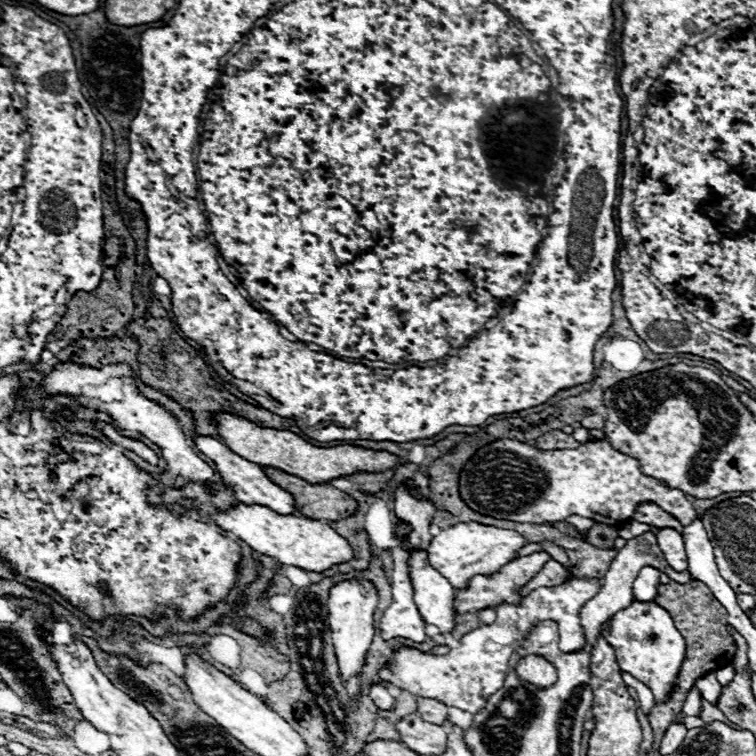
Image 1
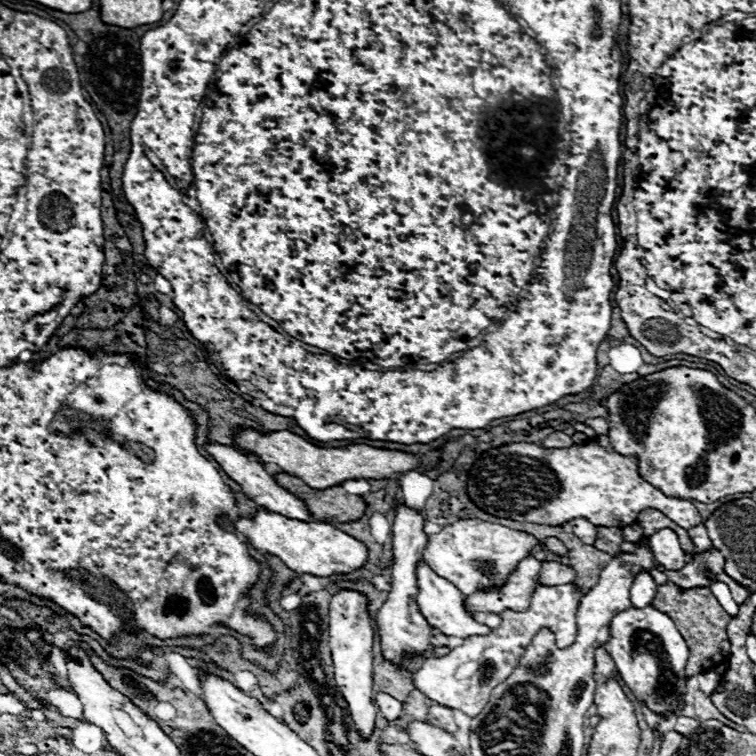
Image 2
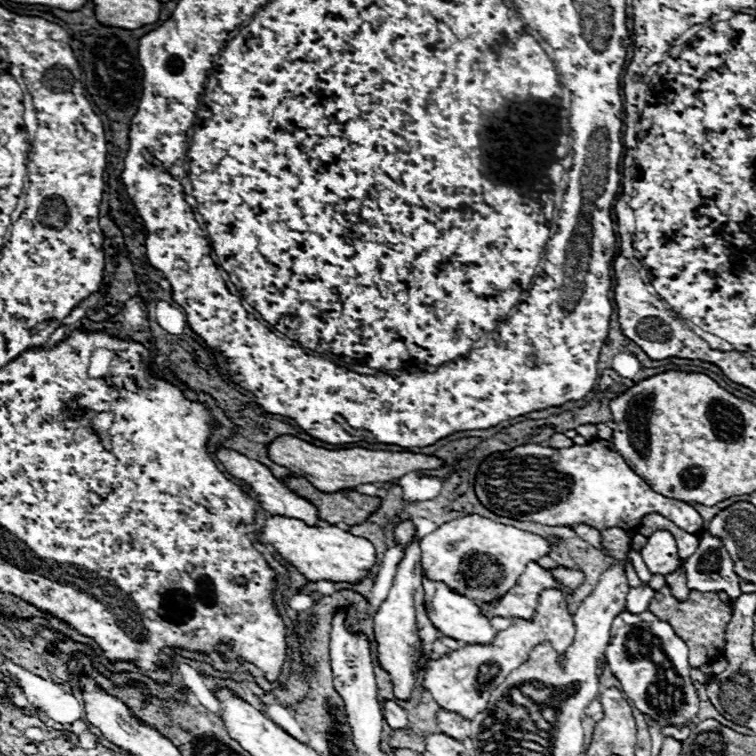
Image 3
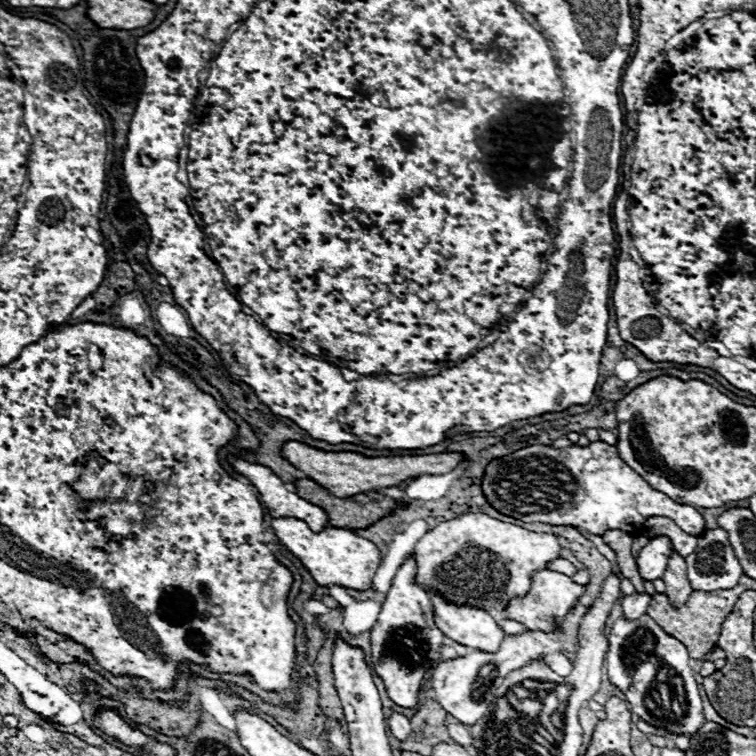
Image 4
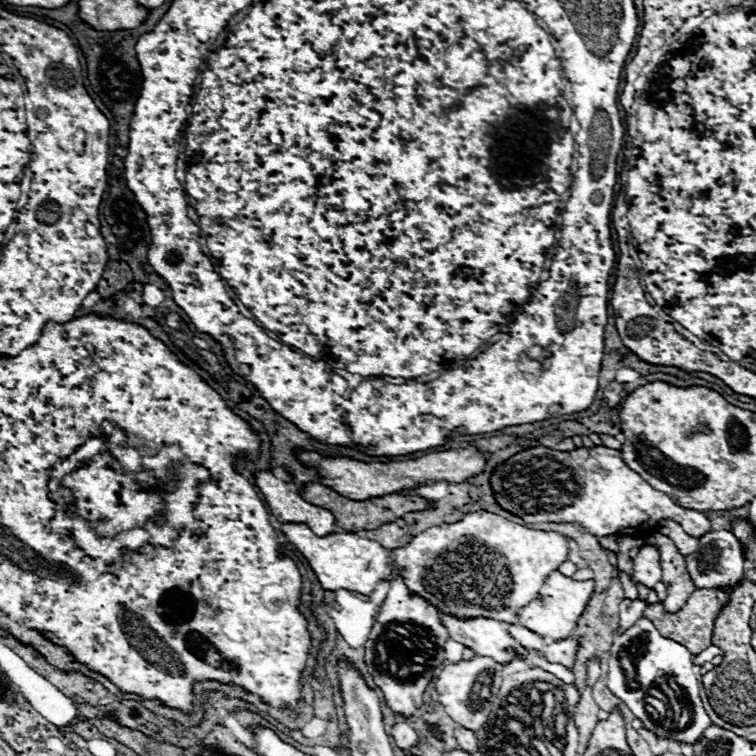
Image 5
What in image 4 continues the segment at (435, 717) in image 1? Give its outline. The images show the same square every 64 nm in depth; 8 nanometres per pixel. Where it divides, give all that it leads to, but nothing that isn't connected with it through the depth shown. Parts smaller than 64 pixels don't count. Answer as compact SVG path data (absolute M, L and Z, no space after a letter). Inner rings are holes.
M450 720L448 724L448 734L452 736L452 740L456 742L456 744L460 744L460 746L472 746L472 742L474 742L474 738L470 736L470 732L466 730L466 726L464 724L460 724L460 722L456 722L456 720Z

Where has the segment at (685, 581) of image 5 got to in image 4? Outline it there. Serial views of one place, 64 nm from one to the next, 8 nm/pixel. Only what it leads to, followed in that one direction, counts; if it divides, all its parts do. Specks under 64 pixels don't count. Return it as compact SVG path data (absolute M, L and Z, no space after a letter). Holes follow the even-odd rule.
M674 550L670 554L670 558L668 558L668 566L666 566L666 572L664 572L662 580L666 584L668 602L672 606L684 606L686 600L688 600L688 594L692 592L692 586L688 584L684 558L680 554L676 554Z

